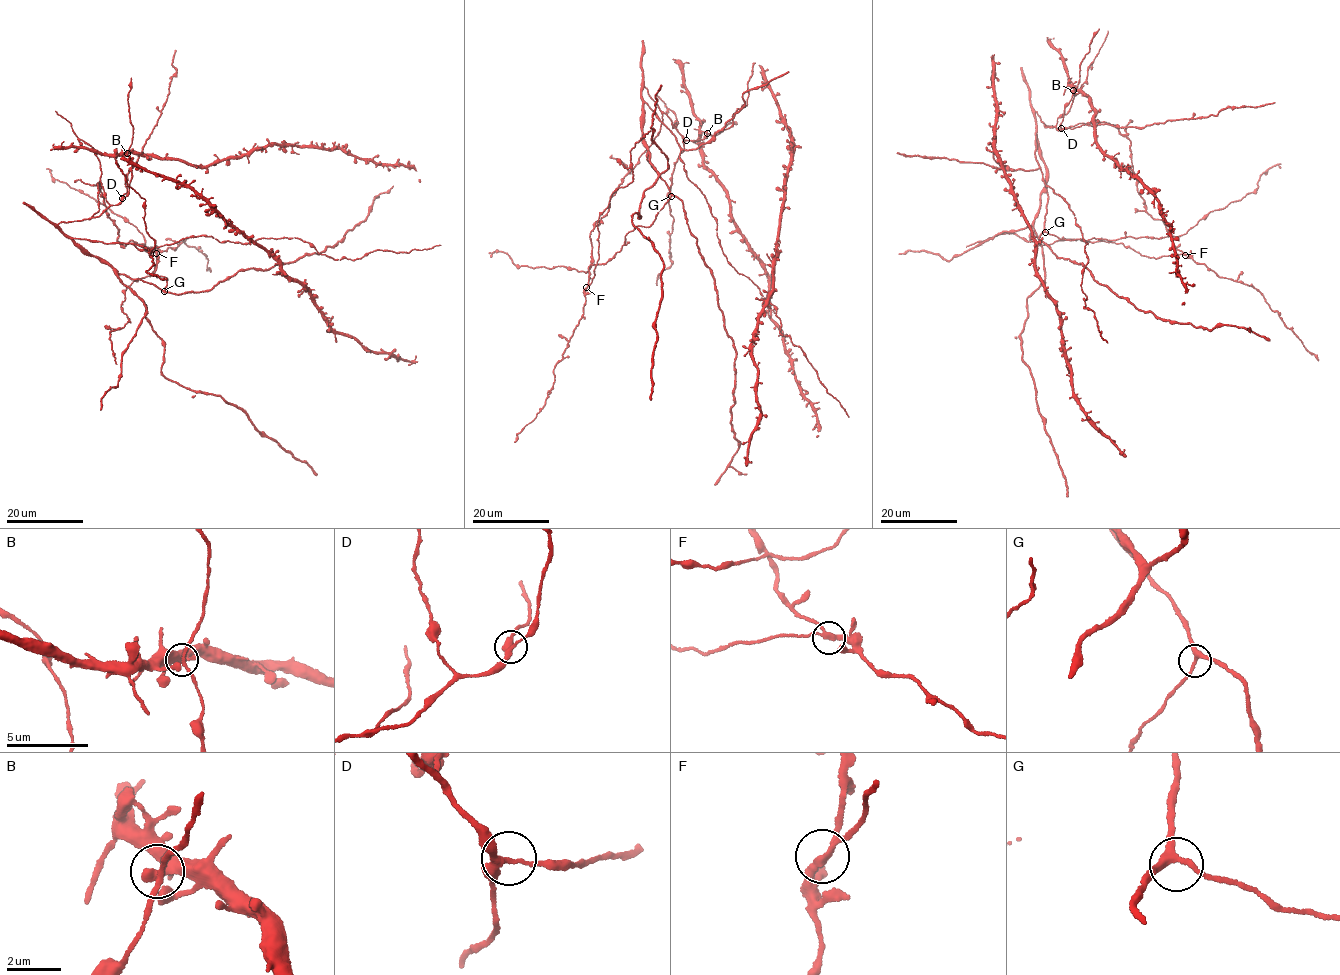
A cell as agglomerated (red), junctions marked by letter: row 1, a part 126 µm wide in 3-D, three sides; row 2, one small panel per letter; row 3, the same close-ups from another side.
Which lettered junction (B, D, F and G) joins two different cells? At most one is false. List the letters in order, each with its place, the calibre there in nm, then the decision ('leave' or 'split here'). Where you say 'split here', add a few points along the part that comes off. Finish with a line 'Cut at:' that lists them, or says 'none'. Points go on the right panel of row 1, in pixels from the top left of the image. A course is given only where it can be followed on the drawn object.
B: at (1073, 90); 200 nm thick; leave
D: at (1061, 128); 240 nm thick; leave
F: at (1185, 255); 220 nm thick; split here; foreign part runs (1185, 255), (1157, 258), (1145, 256), (1123, 244), (1072, 238), (1039, 244), (1012, 233), (1002, 233), (966, 247)
G: at (1045, 232); 280 nm thick; leave
Cut at: F

